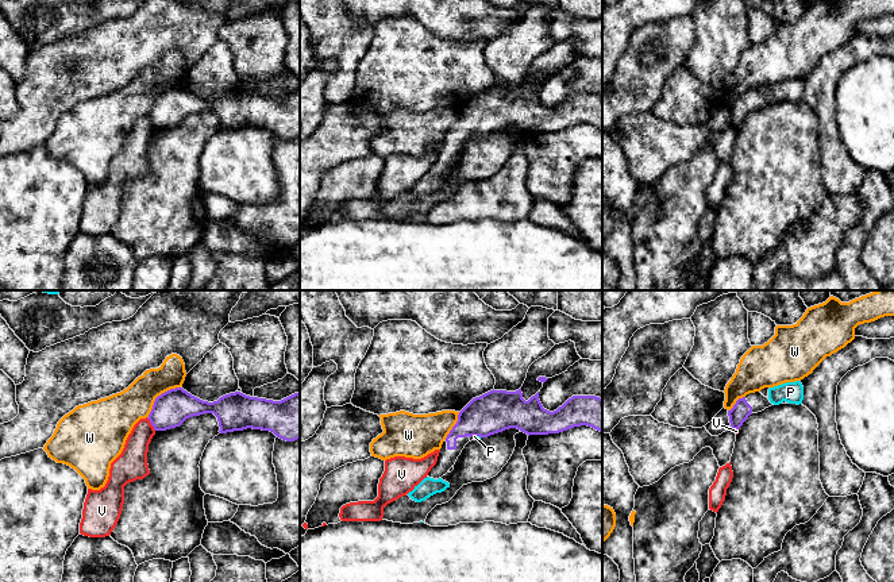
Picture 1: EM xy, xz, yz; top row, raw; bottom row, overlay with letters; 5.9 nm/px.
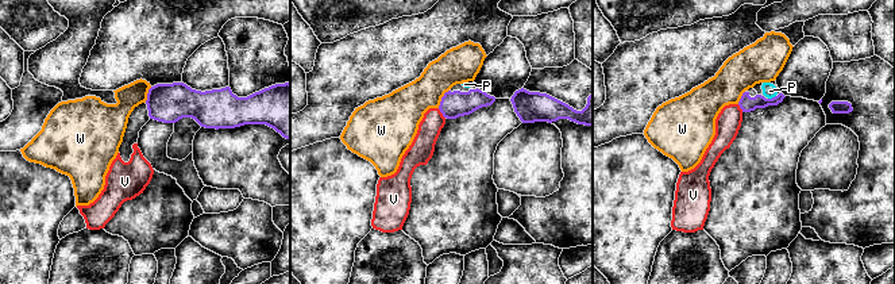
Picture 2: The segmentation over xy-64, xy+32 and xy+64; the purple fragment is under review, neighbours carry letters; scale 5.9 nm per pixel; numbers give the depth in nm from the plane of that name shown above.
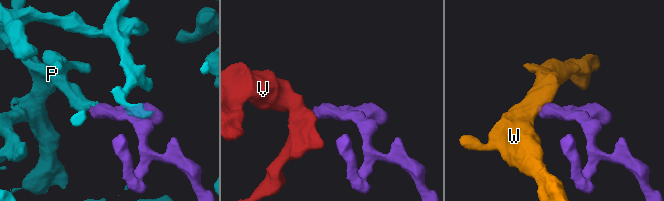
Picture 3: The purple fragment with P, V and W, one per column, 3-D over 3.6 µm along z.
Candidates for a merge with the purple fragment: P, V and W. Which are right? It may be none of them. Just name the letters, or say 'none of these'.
P

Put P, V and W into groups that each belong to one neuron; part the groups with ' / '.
P / V / W

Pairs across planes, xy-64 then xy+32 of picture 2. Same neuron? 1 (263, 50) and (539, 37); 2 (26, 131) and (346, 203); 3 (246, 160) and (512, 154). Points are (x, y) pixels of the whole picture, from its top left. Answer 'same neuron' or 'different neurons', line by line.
1: same neuron
2: different neurons
3: same neuron

